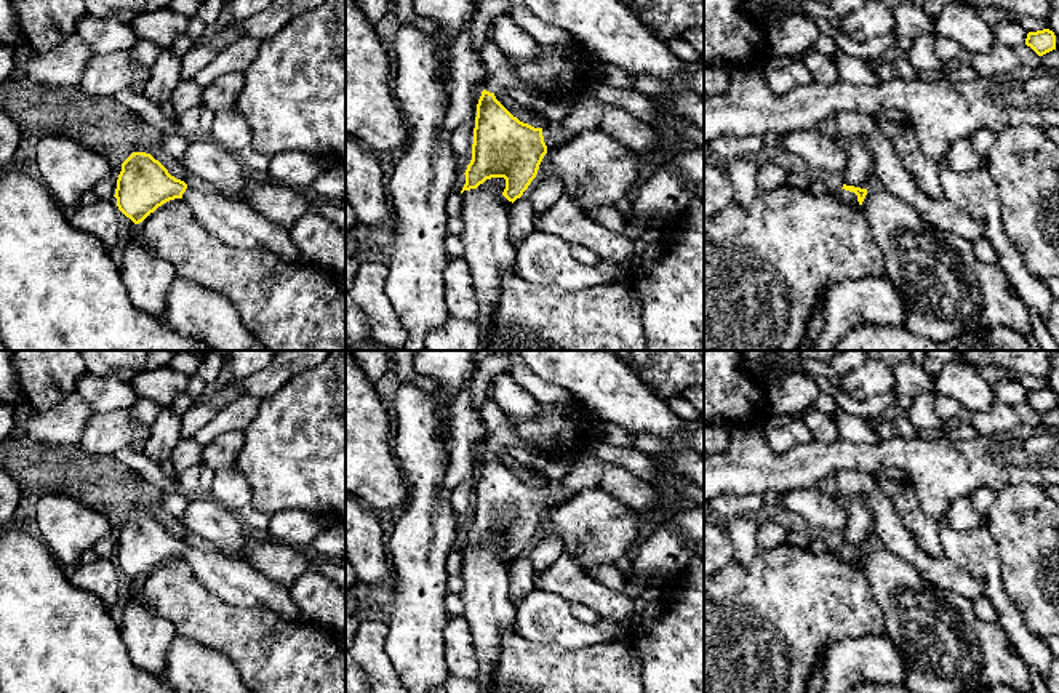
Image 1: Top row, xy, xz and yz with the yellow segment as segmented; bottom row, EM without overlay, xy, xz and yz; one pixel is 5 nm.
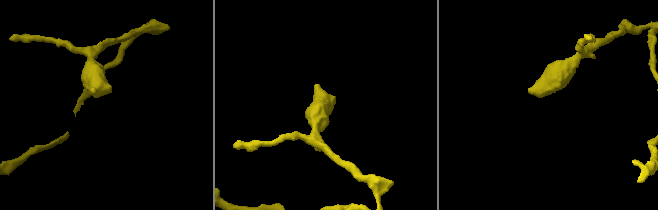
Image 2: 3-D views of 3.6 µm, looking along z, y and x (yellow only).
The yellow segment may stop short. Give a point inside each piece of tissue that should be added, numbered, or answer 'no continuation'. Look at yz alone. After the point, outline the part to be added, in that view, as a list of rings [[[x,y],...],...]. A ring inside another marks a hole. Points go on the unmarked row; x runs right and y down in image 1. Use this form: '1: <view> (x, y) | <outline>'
1: yz (850, 557) | [[[841,547],[837,555],[848,565],[861,565],[854,551]]]

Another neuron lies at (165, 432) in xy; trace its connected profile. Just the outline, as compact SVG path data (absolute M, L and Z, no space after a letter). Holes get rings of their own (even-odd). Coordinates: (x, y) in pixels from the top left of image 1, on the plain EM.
M163 407L162 413L150 426L149 437L142 445L142 451L157 466L170 461L173 448L181 440L181 416L171 407Z

